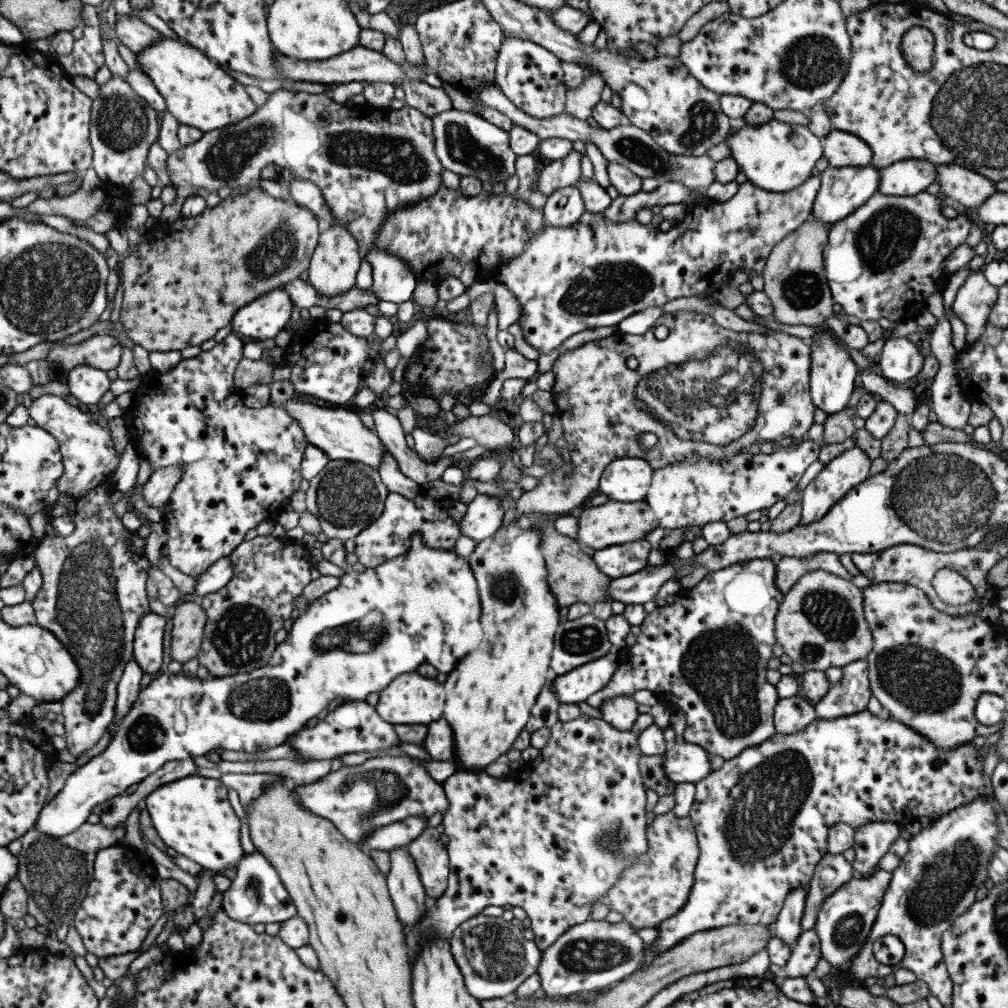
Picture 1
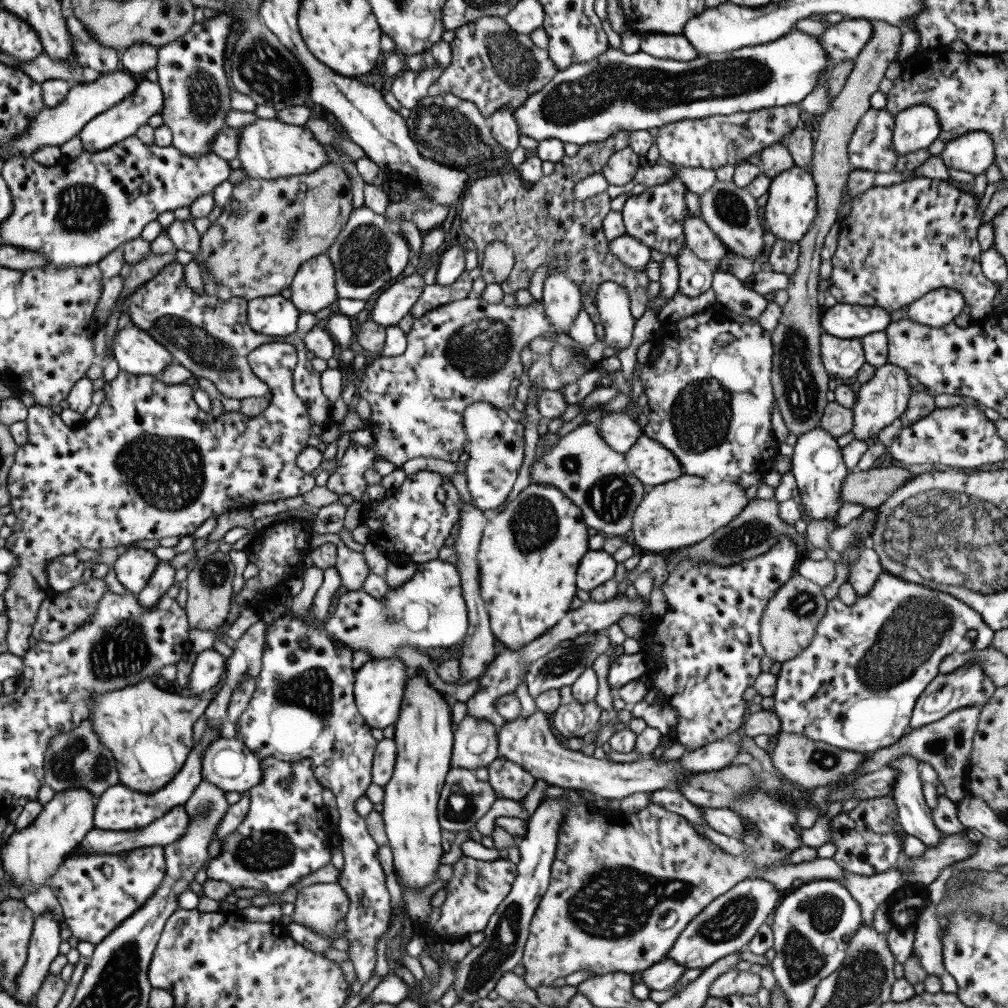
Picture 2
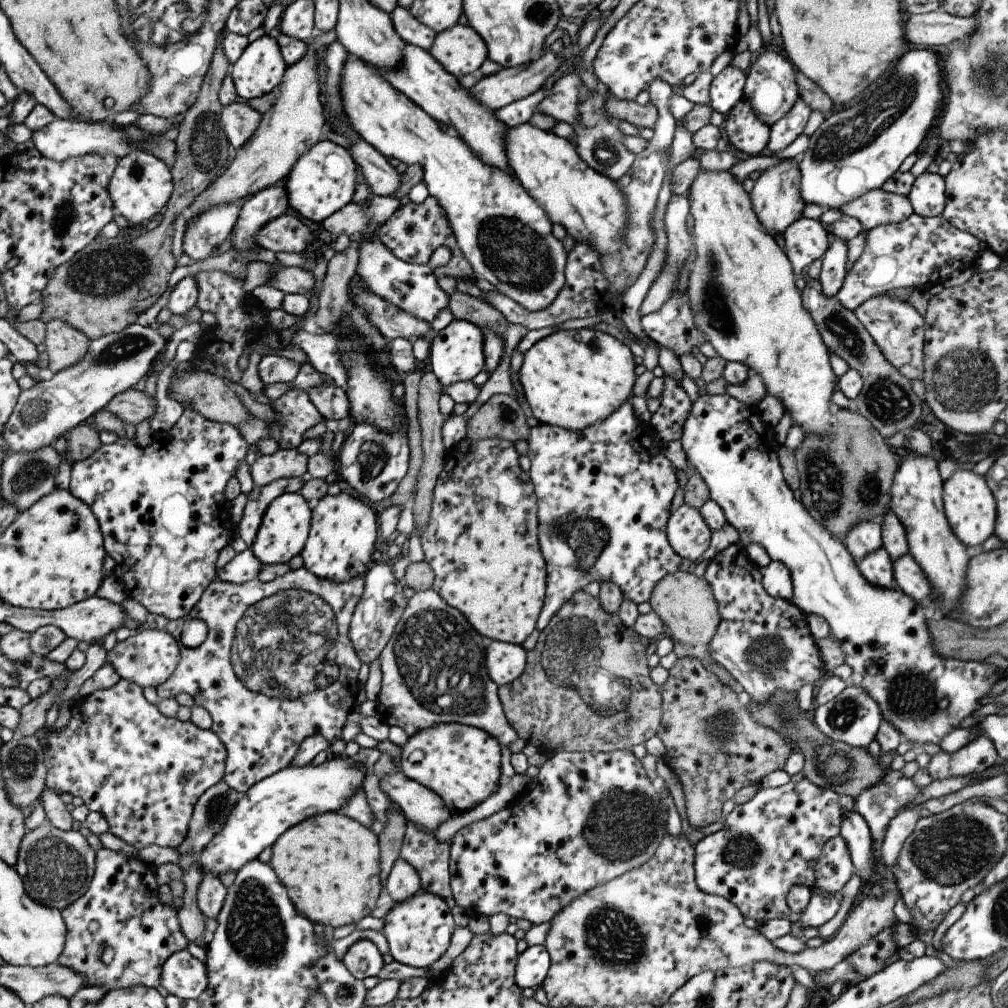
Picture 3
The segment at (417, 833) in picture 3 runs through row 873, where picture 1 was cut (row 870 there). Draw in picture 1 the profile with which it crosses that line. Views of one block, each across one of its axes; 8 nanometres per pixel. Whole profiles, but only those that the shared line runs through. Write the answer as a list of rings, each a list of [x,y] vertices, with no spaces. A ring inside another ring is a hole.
[[[426,827],[407,852],[418,868],[425,893],[435,901],[446,891],[449,877],[449,856],[442,836],[436,827]]]

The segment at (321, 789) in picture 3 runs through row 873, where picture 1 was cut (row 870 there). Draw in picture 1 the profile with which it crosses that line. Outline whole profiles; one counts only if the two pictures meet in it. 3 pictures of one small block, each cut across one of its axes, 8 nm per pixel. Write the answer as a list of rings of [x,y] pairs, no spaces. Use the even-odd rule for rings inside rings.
[[[200,775],[181,778],[158,786],[154,792],[150,792],[146,796],[145,802],[154,828],[156,828],[160,839],[164,841],[166,846],[170,846],[178,854],[194,860],[205,870],[214,870],[214,872],[219,873],[224,872],[226,868],[238,868],[238,864],[245,854],[240,843],[240,828],[243,824],[230,805],[230,801],[228,801],[227,786],[224,786],[220,779]]]

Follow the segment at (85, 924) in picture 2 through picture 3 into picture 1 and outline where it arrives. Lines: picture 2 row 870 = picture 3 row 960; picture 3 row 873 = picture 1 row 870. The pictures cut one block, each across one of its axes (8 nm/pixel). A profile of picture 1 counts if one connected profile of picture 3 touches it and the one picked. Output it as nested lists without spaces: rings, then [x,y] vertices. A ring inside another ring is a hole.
[[[122,844],[100,848],[96,852],[88,894],[82,900],[73,918],[73,925],[82,937],[86,951],[98,959],[138,951],[156,920],[163,914],[160,882],[161,878],[157,875],[153,861],[147,852],[135,852]]]

